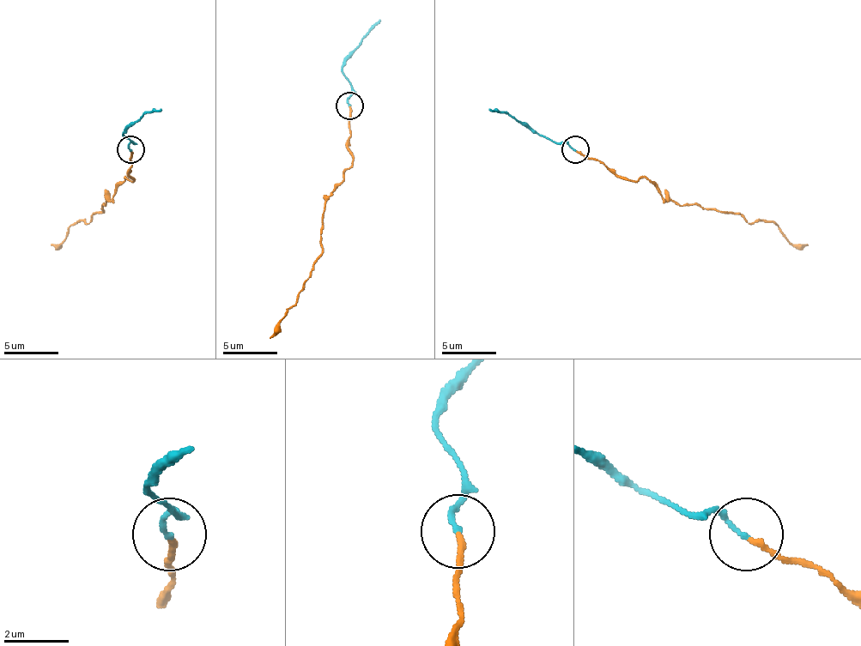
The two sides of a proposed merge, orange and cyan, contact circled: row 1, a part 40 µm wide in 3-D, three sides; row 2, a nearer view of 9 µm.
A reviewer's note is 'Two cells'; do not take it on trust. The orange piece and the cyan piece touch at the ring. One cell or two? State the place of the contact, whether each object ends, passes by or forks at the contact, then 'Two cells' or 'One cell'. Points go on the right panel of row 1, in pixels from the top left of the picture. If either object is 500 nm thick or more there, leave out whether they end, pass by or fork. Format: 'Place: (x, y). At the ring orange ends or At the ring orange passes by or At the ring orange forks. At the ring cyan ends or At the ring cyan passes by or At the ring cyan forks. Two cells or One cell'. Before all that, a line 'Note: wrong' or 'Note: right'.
Note: right
Place: (575, 149). At the ring orange ends. At the ring cyan ends. Two cells

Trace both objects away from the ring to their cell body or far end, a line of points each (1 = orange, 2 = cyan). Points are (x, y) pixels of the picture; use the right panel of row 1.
1: (574, 152), (632, 179), (643, 176), (682, 206), (700, 203), (750, 223), (772, 220), (794, 244), (808, 244)
2: (574, 148), (555, 143), (506, 113), (489, 107)

